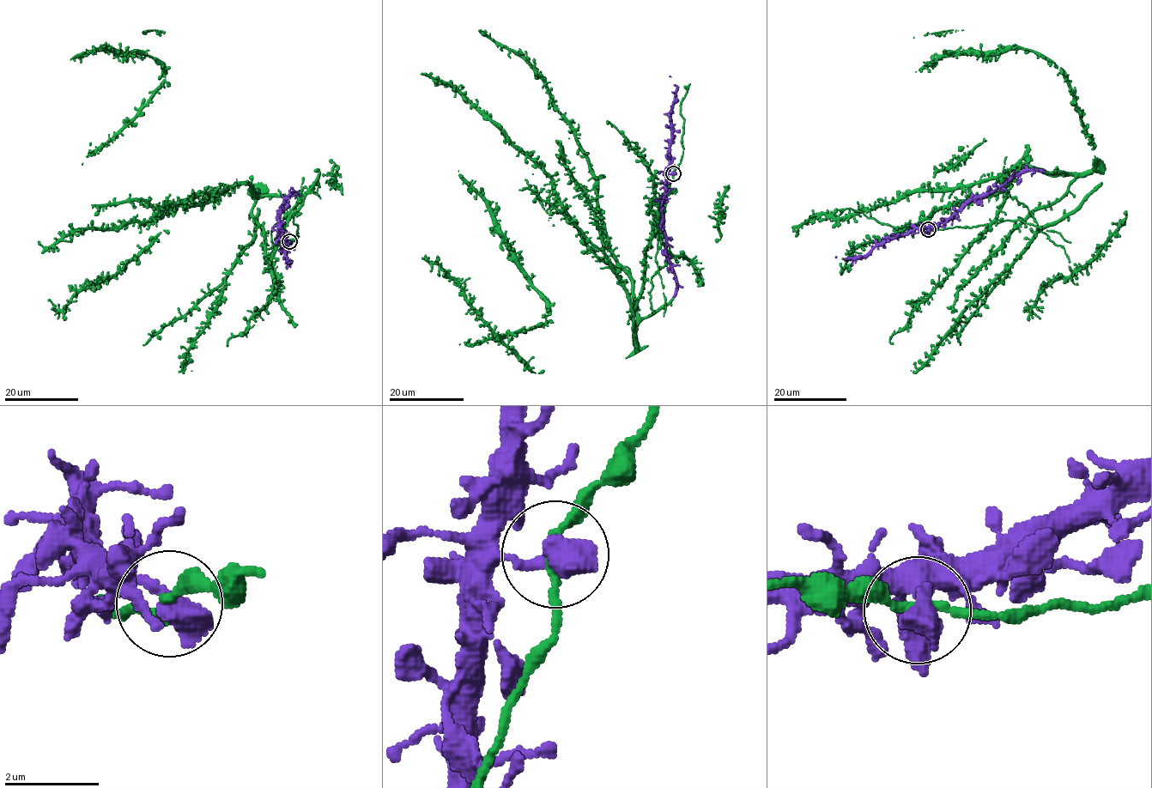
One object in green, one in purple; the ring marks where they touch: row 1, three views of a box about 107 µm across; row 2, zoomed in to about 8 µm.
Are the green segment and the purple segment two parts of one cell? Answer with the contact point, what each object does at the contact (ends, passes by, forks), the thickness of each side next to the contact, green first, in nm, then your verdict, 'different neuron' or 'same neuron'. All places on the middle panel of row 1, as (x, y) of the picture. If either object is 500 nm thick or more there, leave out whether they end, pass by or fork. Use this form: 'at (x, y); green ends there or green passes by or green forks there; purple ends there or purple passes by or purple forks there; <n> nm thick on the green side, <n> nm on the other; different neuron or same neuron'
at (673, 173); 150 nm thick on the green side, 600 nm on the other; same neuron

